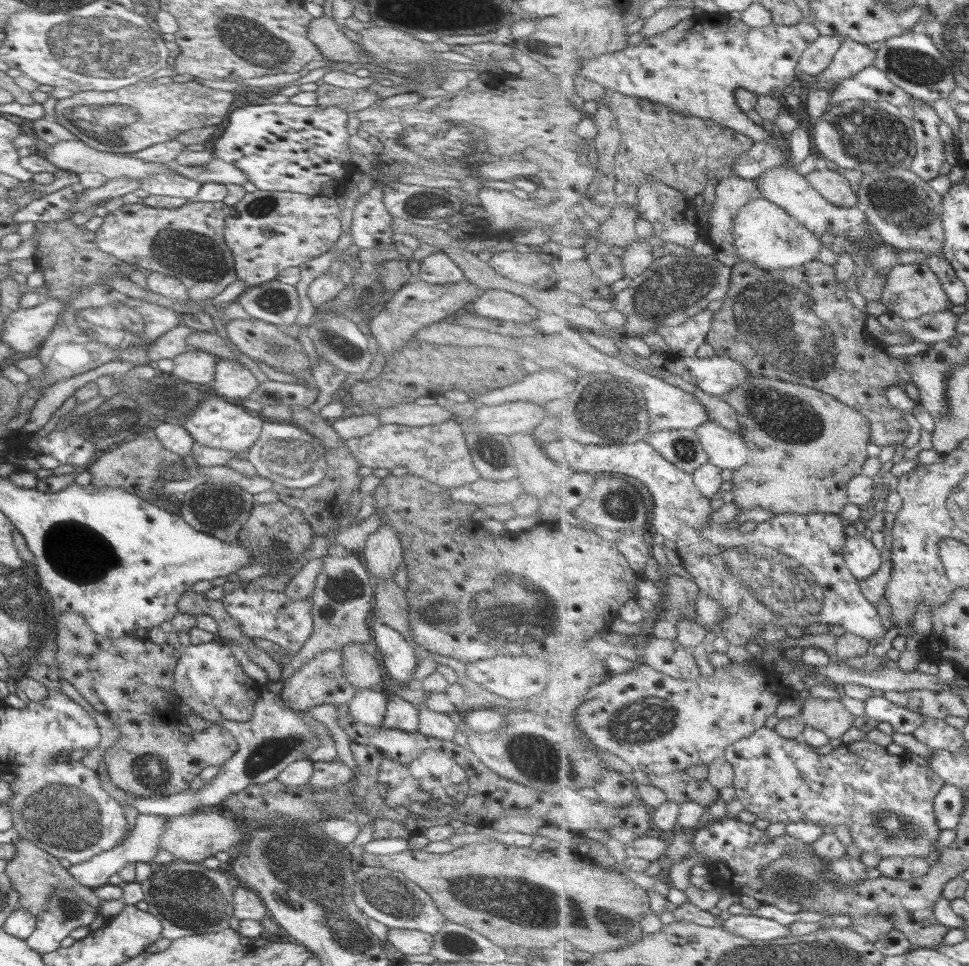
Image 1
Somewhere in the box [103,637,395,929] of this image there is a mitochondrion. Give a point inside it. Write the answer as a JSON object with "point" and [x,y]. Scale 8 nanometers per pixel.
{"point":[154,771]}

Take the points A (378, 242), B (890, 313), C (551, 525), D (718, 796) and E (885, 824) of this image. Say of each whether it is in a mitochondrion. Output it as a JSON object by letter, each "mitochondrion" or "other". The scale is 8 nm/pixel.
{"A":"other","B":"other","C":"other","D":"other","E":"mitochondrion"}

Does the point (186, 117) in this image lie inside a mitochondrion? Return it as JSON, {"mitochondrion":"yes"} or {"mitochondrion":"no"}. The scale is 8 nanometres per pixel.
{"mitochondrion":"no"}

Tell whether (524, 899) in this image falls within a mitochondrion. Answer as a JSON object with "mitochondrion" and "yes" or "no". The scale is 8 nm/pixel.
{"mitochondrion":"yes"}

